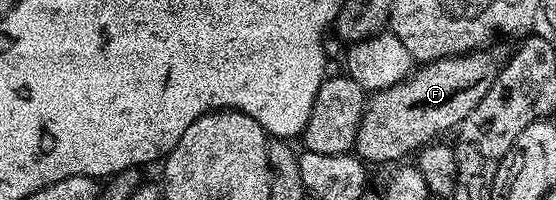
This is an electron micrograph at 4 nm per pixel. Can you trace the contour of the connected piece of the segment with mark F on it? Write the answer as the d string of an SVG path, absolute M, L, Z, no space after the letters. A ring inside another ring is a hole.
M490 48L472 50L469 54L419 65L400 84L371 93L354 141L357 157L367 164L398 164L405 159L402 158L405 154L413 155L442 136L445 130L453 131L488 96L488 88L492 88L499 69L500 58L498 62Z

